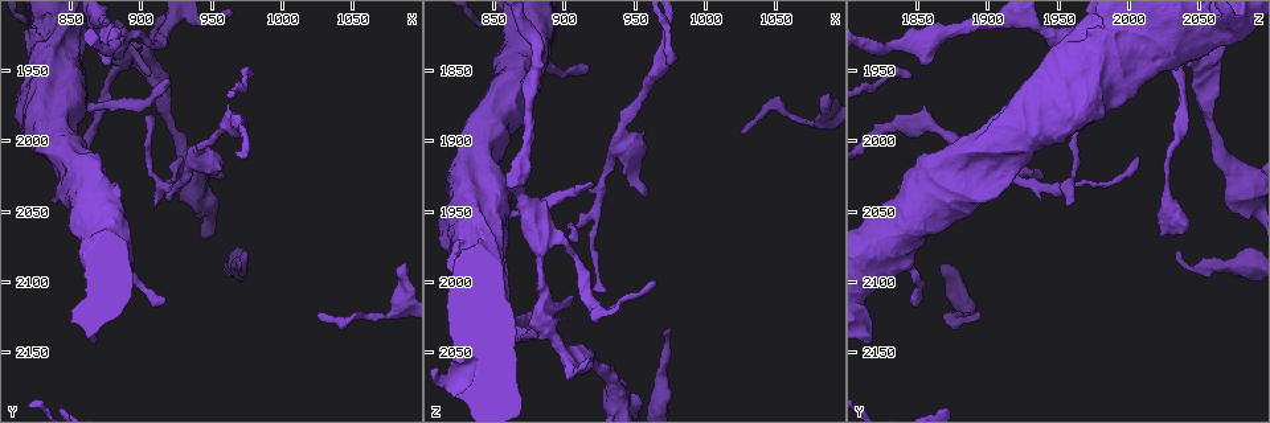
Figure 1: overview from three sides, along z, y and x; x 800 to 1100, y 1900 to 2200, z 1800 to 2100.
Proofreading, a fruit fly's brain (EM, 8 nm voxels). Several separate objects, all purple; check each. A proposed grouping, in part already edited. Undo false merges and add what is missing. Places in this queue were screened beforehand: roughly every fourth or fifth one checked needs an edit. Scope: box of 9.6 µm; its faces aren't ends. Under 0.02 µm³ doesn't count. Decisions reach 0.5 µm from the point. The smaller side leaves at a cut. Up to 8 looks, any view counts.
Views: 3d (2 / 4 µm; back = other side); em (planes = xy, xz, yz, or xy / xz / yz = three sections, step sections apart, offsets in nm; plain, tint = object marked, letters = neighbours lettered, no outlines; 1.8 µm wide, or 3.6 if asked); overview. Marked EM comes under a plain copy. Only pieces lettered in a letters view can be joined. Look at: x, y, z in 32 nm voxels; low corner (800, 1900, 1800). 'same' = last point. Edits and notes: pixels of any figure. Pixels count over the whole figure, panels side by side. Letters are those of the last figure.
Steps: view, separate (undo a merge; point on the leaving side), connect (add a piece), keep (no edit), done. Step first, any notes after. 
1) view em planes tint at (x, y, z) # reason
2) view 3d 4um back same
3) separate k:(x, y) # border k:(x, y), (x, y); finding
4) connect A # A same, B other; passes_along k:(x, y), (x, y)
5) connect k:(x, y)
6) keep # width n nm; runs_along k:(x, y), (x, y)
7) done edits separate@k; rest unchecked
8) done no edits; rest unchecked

view em xz step 4 letters at (972, 1992, 1828) # sudden change in width

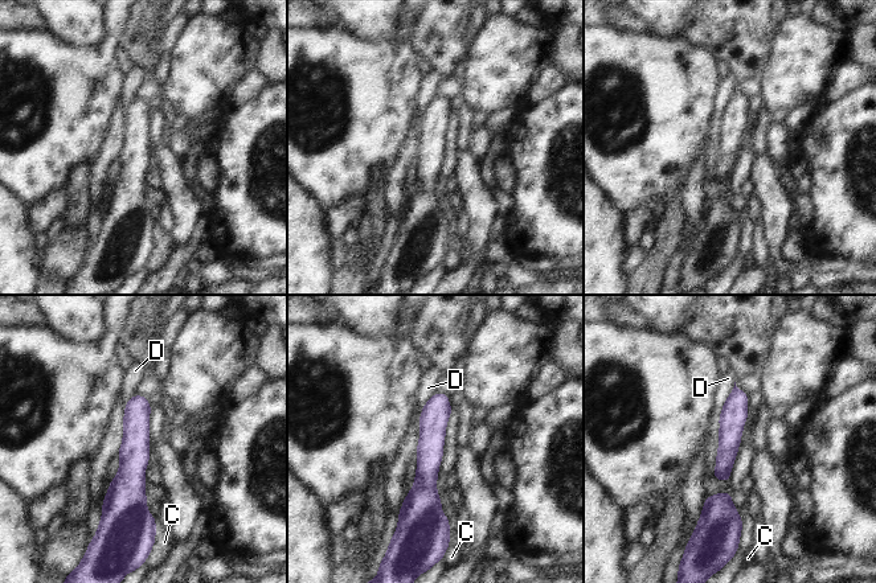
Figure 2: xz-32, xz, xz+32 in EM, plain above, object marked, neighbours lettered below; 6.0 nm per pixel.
keep # longest_contact D 600 nm; C other, D other; runs_along 2:(442, 397), (428, 459), (429, 522); continuous, no second neuron

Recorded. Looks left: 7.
view em yz step 8 tint at (962, 2028, 1938) # branch stops here

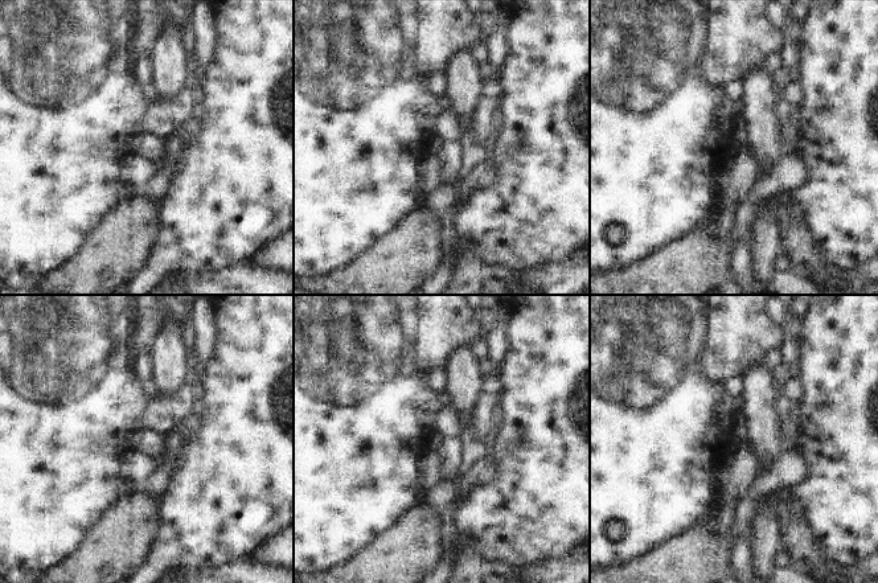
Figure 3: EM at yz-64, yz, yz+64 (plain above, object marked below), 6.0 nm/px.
view em xy step 16 letters same

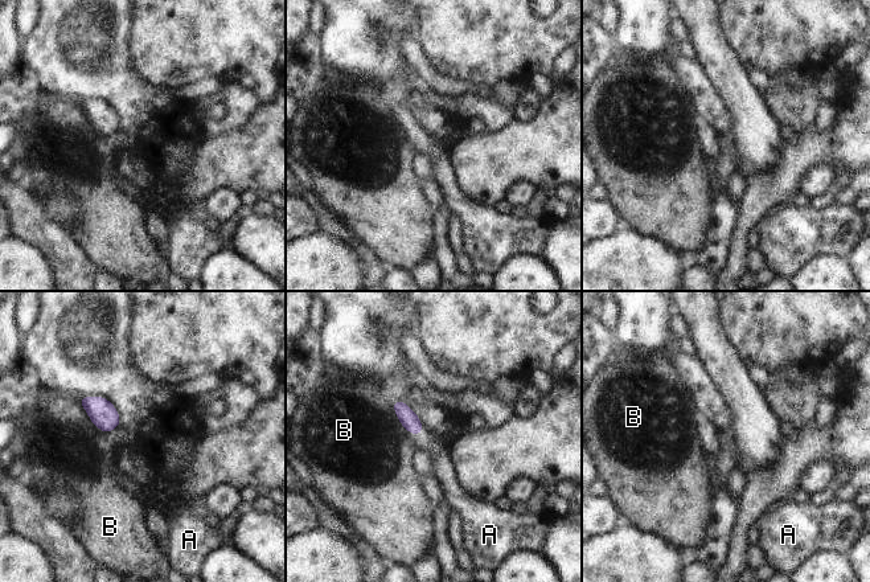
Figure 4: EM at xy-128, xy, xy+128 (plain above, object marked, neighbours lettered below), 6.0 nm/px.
connect A # A same, B other; it goes on there

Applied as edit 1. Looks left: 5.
view 3d 4um at (974, 2078, 2034) # branch stops here

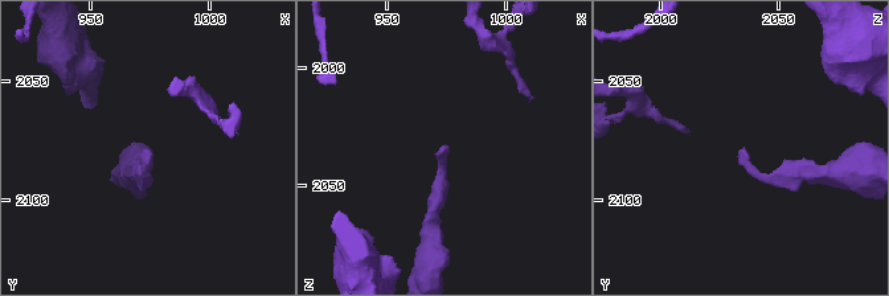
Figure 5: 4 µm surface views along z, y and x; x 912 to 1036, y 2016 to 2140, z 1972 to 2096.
view em planes letters at (973, 2079, 2036)

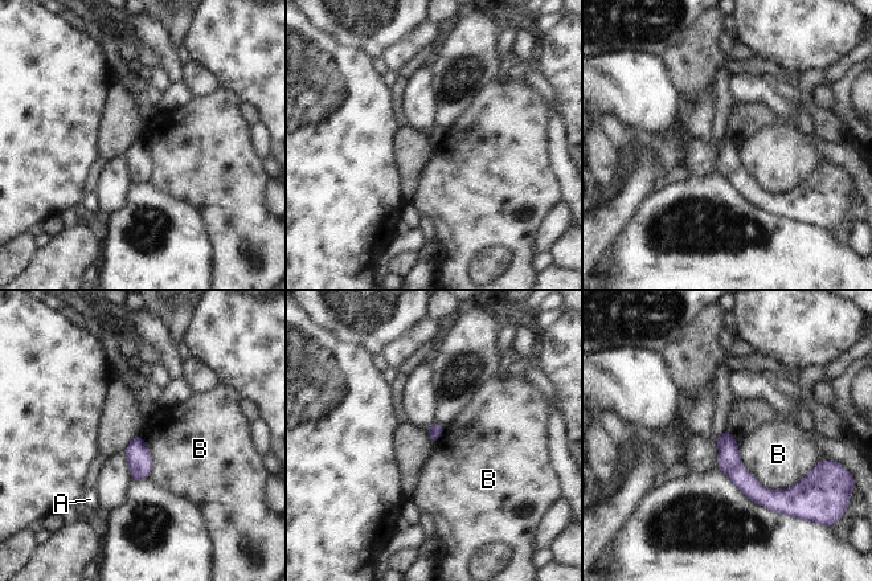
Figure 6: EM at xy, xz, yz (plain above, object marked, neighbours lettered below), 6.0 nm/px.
keep # A other, B other; runs_along 6:(720, 440), (731, 466), (772, 506); no lettered piece goes on from it

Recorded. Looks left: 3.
done edits connect@4; rest unchecked

